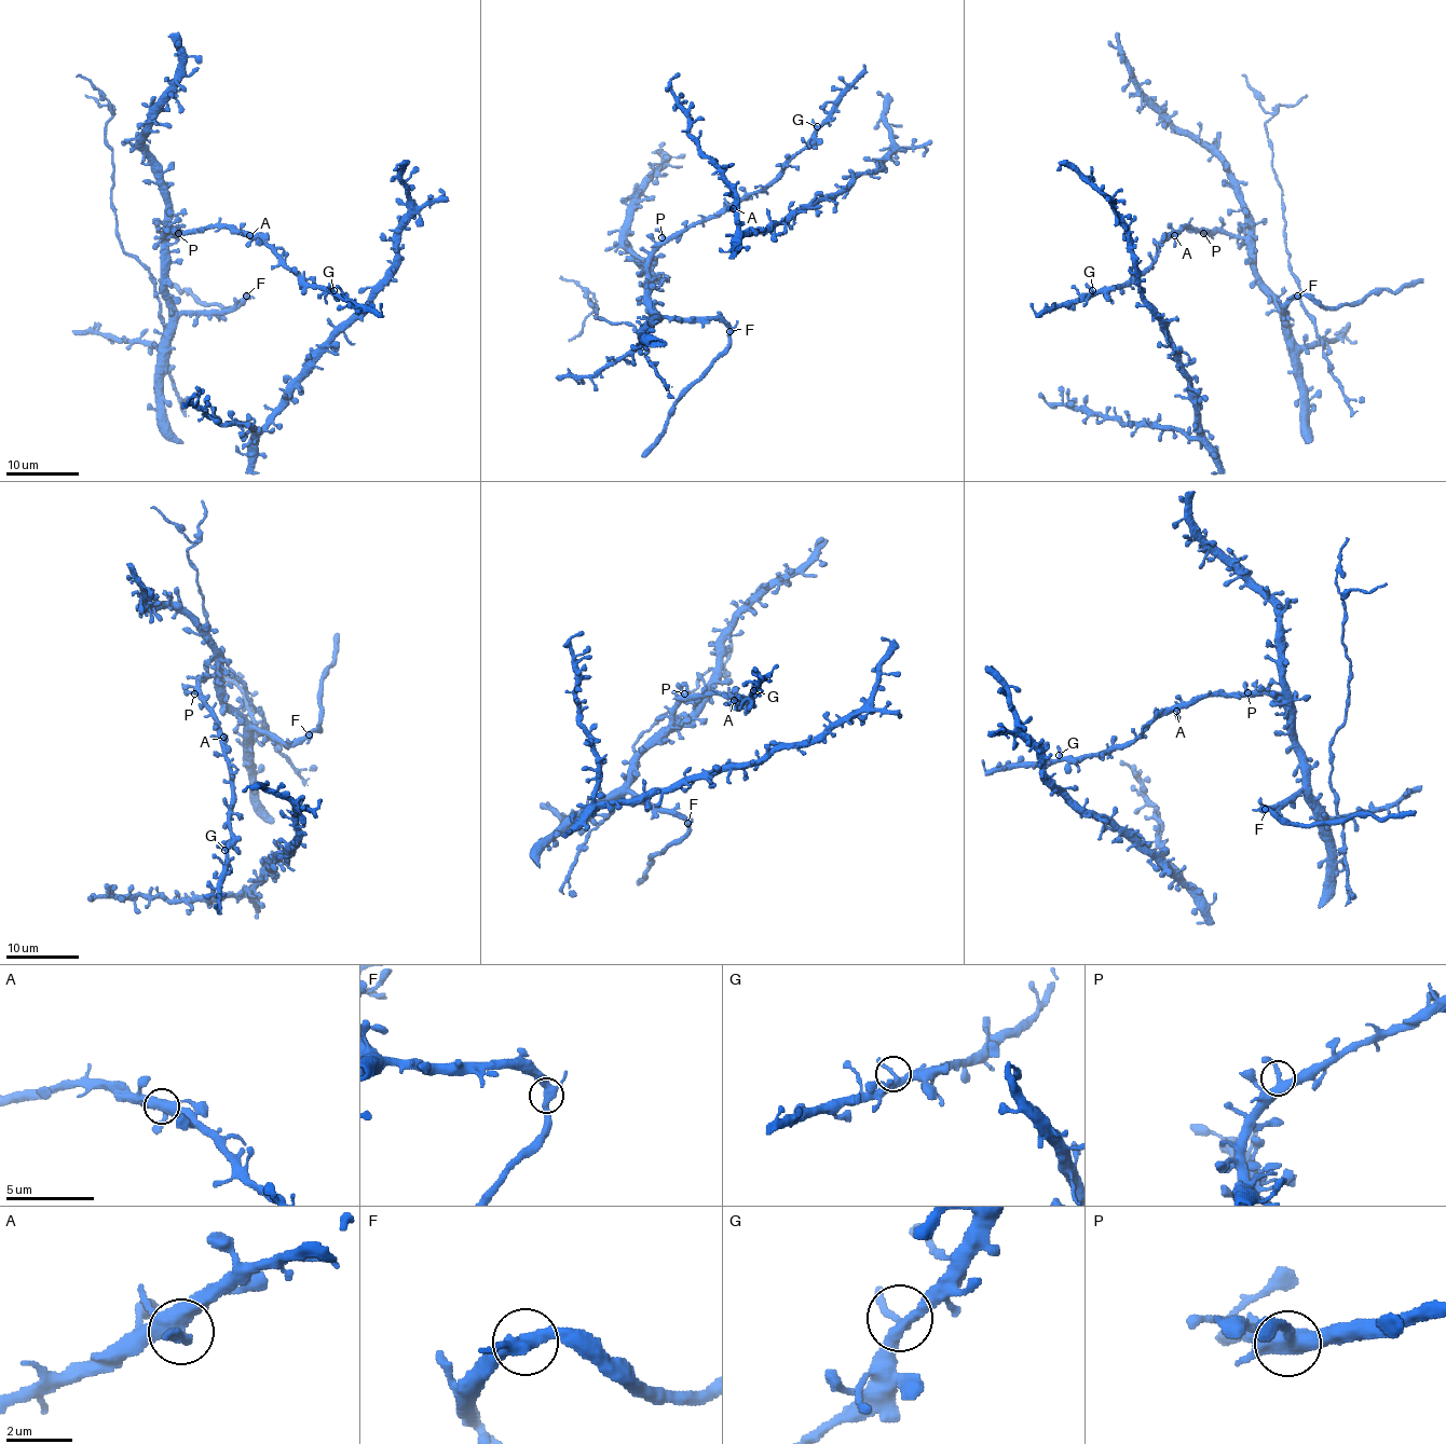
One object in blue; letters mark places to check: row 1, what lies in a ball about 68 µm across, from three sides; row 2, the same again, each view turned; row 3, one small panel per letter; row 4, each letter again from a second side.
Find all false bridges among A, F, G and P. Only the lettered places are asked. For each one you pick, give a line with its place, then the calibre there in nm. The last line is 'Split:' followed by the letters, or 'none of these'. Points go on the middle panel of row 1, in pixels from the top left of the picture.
F: Place: (730, 331). Thickness 360 nm
Split: F

